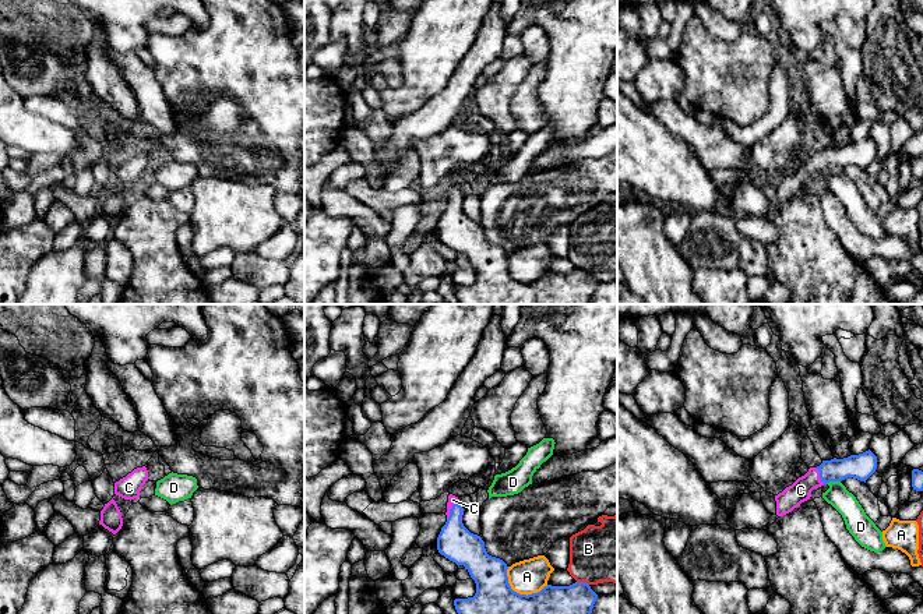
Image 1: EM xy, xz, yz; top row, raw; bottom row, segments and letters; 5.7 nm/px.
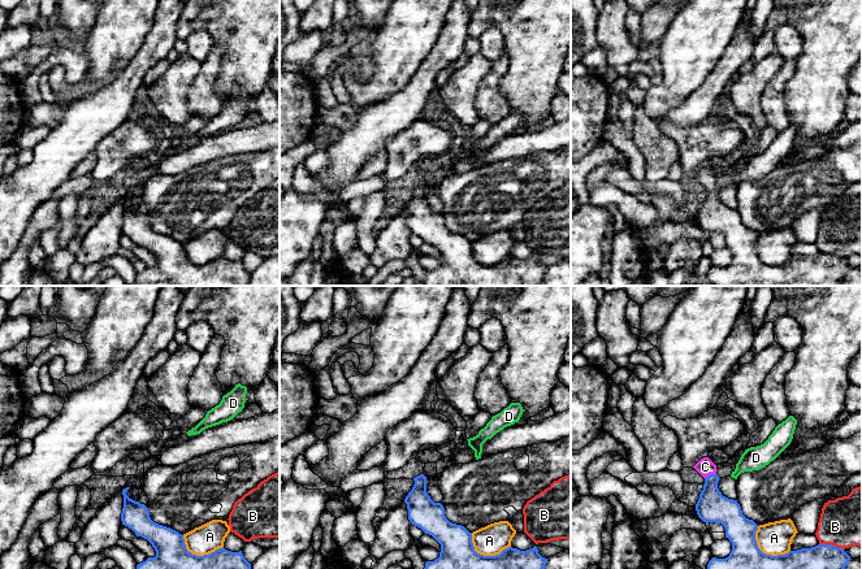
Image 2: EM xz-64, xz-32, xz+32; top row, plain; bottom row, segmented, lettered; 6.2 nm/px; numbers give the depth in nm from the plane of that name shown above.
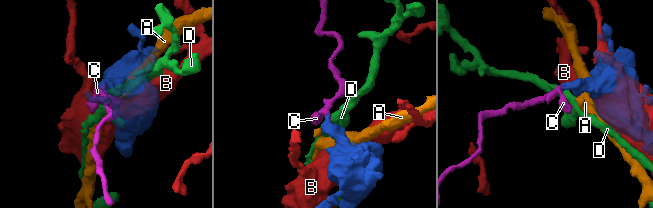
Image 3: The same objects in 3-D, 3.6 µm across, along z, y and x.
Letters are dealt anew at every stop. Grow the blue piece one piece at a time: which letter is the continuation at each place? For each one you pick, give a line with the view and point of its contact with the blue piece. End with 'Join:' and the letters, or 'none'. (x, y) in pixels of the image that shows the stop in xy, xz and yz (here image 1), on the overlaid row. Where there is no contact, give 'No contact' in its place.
C: Touches blue at xz (450, 510)
Join: C

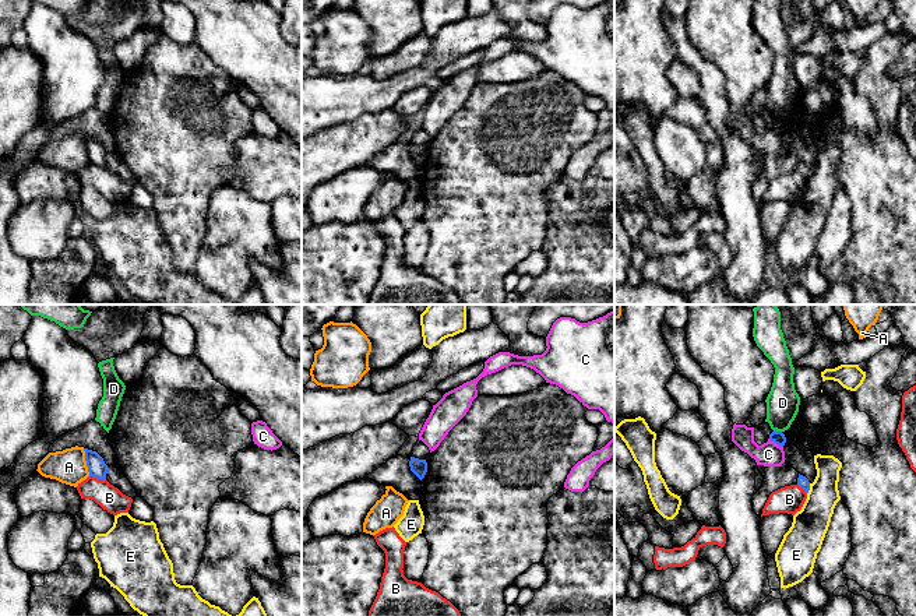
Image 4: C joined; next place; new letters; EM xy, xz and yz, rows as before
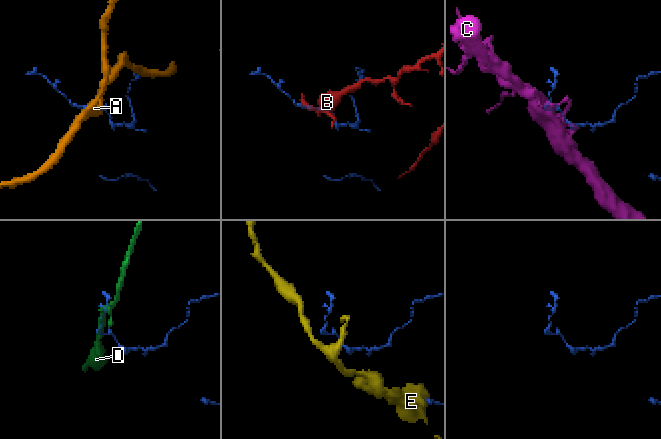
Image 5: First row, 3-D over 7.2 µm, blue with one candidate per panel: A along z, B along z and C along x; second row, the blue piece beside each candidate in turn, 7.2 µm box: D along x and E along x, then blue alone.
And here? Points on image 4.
Join: none

